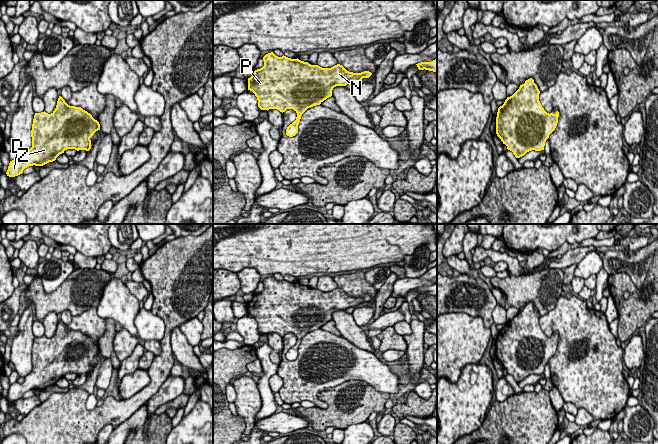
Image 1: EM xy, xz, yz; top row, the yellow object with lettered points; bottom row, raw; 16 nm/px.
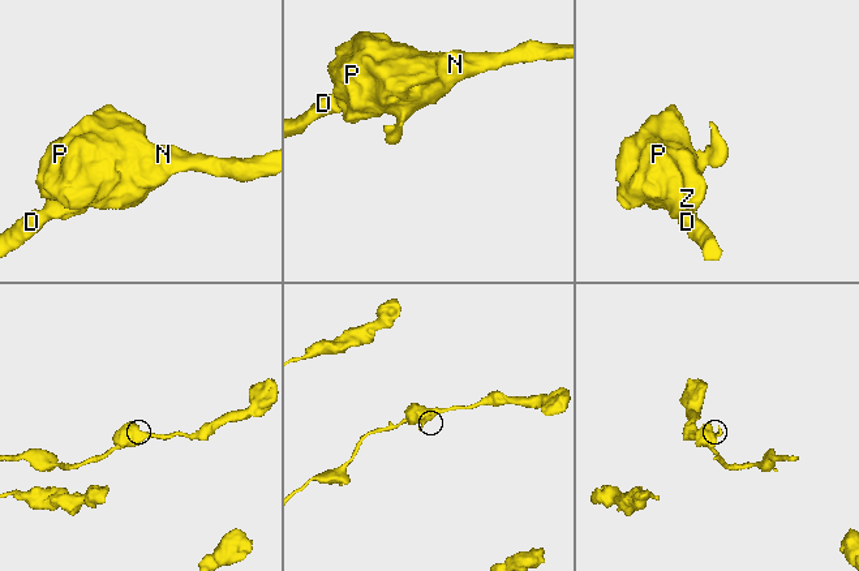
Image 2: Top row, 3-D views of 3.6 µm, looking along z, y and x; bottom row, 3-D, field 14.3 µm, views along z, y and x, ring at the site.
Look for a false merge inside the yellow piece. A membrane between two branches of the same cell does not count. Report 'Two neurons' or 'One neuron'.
One neuron

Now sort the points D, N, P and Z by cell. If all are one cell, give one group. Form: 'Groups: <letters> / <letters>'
Groups: D N P Z

